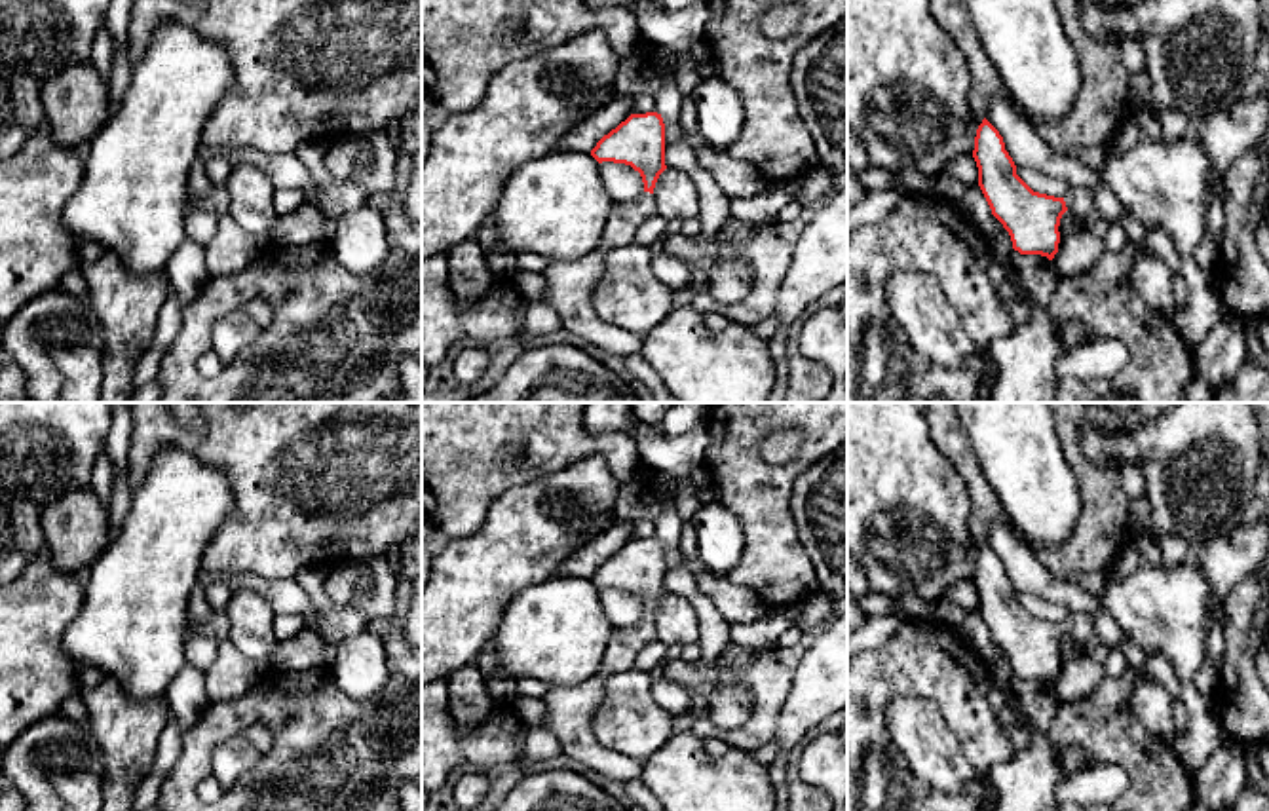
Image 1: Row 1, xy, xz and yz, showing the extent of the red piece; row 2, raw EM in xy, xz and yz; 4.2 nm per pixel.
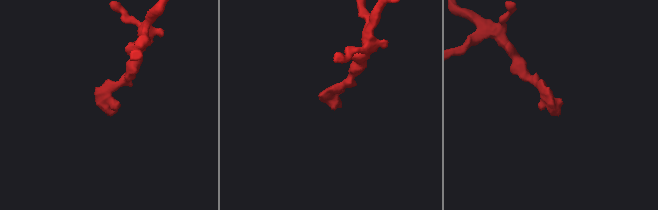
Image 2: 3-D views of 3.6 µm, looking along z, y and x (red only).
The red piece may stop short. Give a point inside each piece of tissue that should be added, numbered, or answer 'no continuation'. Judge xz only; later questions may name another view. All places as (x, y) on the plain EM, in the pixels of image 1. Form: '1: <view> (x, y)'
1: xz (570, 709)

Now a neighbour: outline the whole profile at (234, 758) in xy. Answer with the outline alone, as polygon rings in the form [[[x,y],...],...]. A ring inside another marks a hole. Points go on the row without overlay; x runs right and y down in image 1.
[[[243,733],[217,745],[213,752],[211,775],[220,783],[224,792],[232,790],[264,756]]]

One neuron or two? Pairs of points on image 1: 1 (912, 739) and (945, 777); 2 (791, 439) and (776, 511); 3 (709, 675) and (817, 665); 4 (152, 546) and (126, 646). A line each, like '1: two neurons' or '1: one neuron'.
1: one neuron
2: two neurons
3: two neurons
4: one neuron

